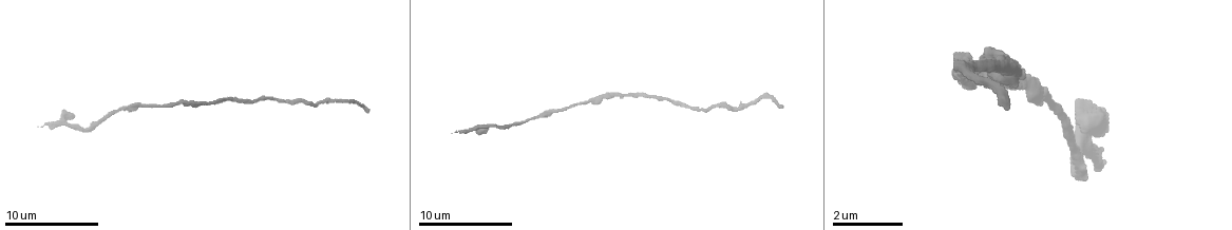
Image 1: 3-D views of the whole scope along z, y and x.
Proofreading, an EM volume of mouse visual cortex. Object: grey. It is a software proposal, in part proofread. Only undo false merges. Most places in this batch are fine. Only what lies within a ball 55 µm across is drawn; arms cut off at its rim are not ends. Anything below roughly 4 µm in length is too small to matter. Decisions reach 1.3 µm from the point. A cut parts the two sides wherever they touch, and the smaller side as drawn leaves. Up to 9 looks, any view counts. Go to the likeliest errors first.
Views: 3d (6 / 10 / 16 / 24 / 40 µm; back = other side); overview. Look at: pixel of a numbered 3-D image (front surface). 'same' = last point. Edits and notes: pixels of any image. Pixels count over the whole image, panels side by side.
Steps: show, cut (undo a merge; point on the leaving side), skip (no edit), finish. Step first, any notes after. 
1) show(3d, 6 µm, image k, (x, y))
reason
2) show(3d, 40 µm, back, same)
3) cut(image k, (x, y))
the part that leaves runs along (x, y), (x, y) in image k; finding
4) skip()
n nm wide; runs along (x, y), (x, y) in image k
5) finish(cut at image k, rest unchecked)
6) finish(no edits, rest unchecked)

show(3d, 10 µm, image 1, (1090, 151))
small branch off a trunk

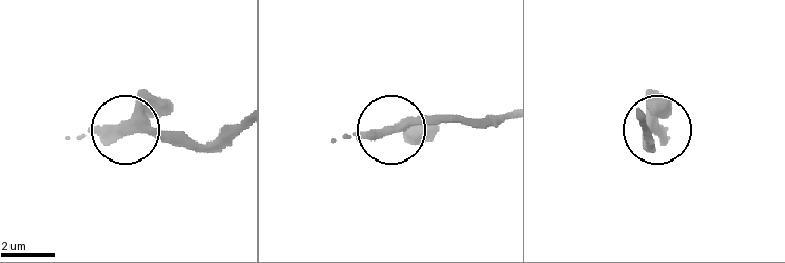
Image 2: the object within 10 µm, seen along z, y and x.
show(3d, 10 µm, back, image 2, (658, 129))

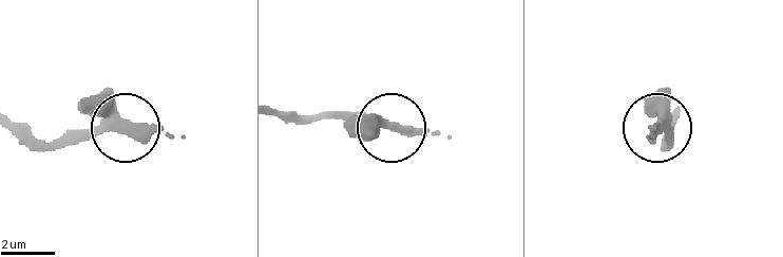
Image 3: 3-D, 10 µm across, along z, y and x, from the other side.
skip()
310 nm wide; runs along (11, 118), (45, 142), (79, 142), (125, 128) in image 3; all the same neuron

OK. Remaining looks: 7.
show(3d, 10 µm, image 1, (202, 105))

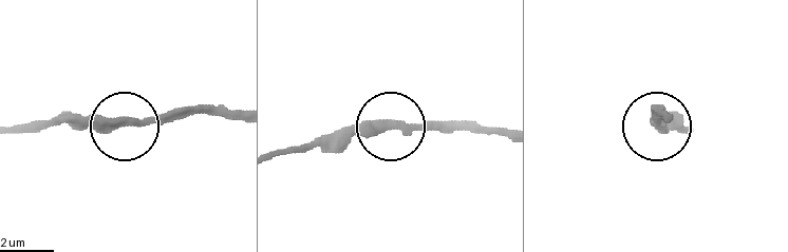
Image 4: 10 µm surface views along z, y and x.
show(3d, 10 µm, back, image 4, (390, 122))
other side

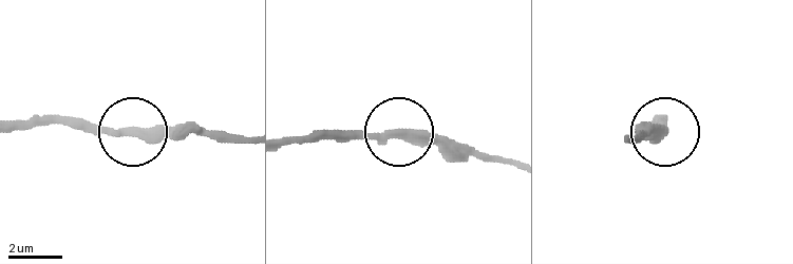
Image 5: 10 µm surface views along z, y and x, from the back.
skip()
side arm 20 µm; runs along (400, 133), (420, 129), (466, 142) in image 5; continuous, no second neuron

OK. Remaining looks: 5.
show(3d, 10 µm, image 1, (288, 103))

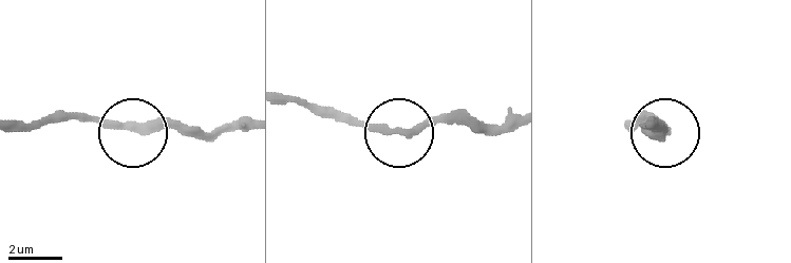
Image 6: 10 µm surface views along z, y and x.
skip()
runs along (283, 95), (406, 136), (439, 123), (465, 123) in image 6; one neuron here

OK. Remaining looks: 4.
show(3d, 6 µm, image 1, (126, 109))
thick turns thin

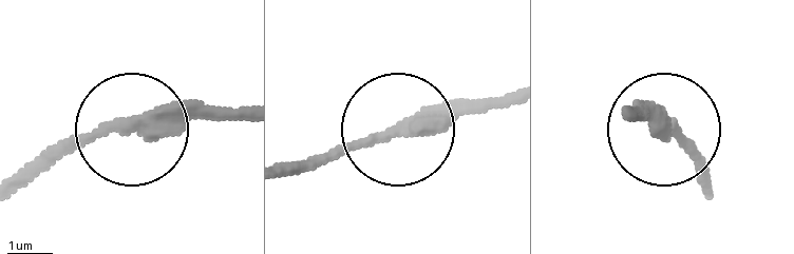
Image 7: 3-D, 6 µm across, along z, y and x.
skip()
runs along (510, 94), (431, 105), (309, 162) in image 7; all the same neuron

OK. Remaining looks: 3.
finish(no edits, rest unchecked)

